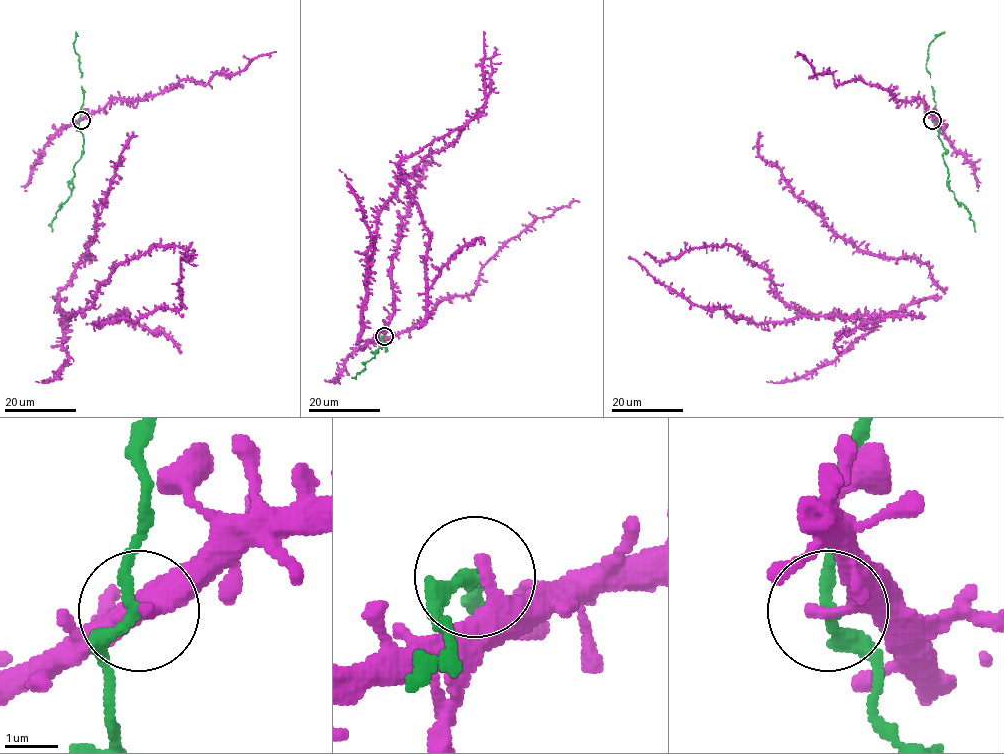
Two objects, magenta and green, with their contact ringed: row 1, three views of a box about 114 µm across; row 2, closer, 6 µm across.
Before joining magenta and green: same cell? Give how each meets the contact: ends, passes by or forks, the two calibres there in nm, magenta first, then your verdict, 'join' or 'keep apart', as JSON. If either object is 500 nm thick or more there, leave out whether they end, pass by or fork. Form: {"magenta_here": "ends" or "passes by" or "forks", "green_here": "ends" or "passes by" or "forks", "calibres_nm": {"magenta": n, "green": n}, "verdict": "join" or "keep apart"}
{"magenta_here": "ends", "green_here": "passes by", "calibres_nm": {"magenta": 400, "green": 240}, "verdict": "join"}

